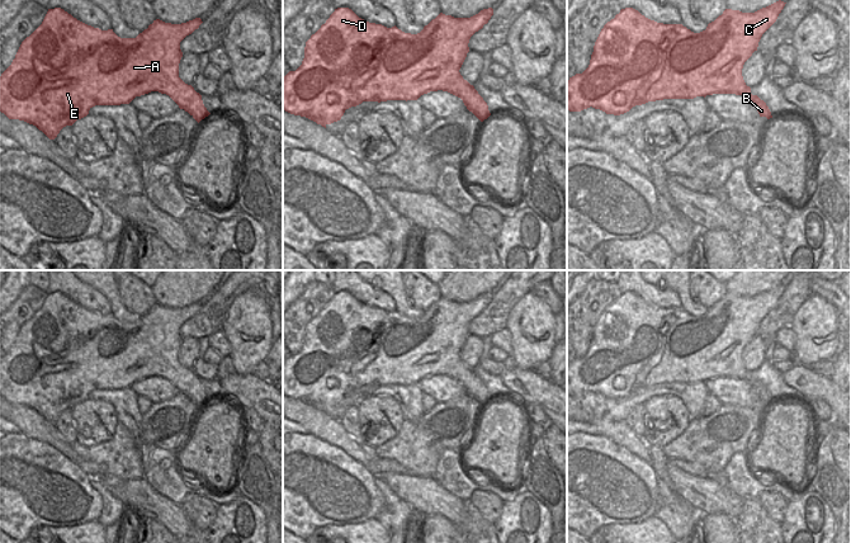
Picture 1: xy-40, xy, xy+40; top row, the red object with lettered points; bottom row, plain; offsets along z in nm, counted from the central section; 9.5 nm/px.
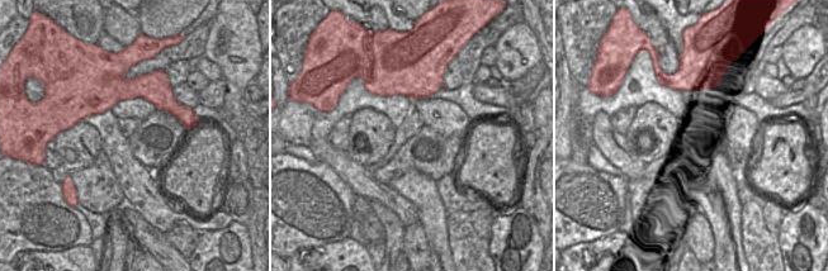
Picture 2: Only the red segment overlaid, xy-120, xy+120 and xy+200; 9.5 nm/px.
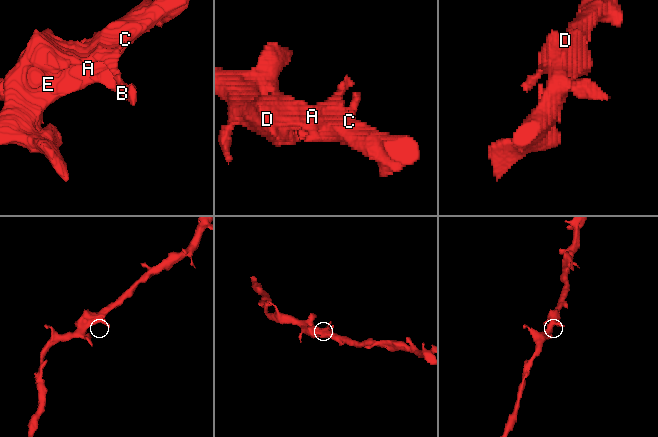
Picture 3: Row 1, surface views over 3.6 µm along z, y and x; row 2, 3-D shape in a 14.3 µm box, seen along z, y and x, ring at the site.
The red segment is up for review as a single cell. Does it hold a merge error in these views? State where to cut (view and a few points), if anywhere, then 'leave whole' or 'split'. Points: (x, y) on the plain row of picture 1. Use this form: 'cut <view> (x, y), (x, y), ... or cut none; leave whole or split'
cut none; leave whole

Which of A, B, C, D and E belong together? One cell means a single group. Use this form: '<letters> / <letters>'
A B C D E

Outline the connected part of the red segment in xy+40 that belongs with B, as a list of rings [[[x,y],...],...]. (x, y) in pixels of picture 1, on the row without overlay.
[[[779,284],[755,297],[725,293],[706,313],[694,317],[682,308],[663,308],[651,304],[633,292],[621,293],[614,303],[601,313],[591,339],[590,349],[582,358],[567,365],[567,395],[581,396],[590,391],[606,398],[620,400],[635,389],[663,383],[694,383],[713,378],[747,379],[756,389],[760,401],[772,402],[766,387],[751,378],[742,353],[744,346],[757,335],[762,318],[776,306],[786,287]]]

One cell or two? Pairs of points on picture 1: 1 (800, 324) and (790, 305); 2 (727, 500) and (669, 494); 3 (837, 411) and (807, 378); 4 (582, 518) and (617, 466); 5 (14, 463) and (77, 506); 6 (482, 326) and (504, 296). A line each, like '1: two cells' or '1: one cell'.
1: two cells
2: two cells
3: one cell
4: one cell
5: one cell
6: one cell

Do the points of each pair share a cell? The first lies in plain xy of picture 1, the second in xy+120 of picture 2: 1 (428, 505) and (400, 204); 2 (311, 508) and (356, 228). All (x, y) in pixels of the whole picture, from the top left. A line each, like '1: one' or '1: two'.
1: one
2: two

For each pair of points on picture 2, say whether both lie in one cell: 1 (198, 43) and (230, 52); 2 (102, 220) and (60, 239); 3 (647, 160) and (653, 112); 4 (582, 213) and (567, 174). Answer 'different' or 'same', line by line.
1: different
2: different
3: same
4: same

